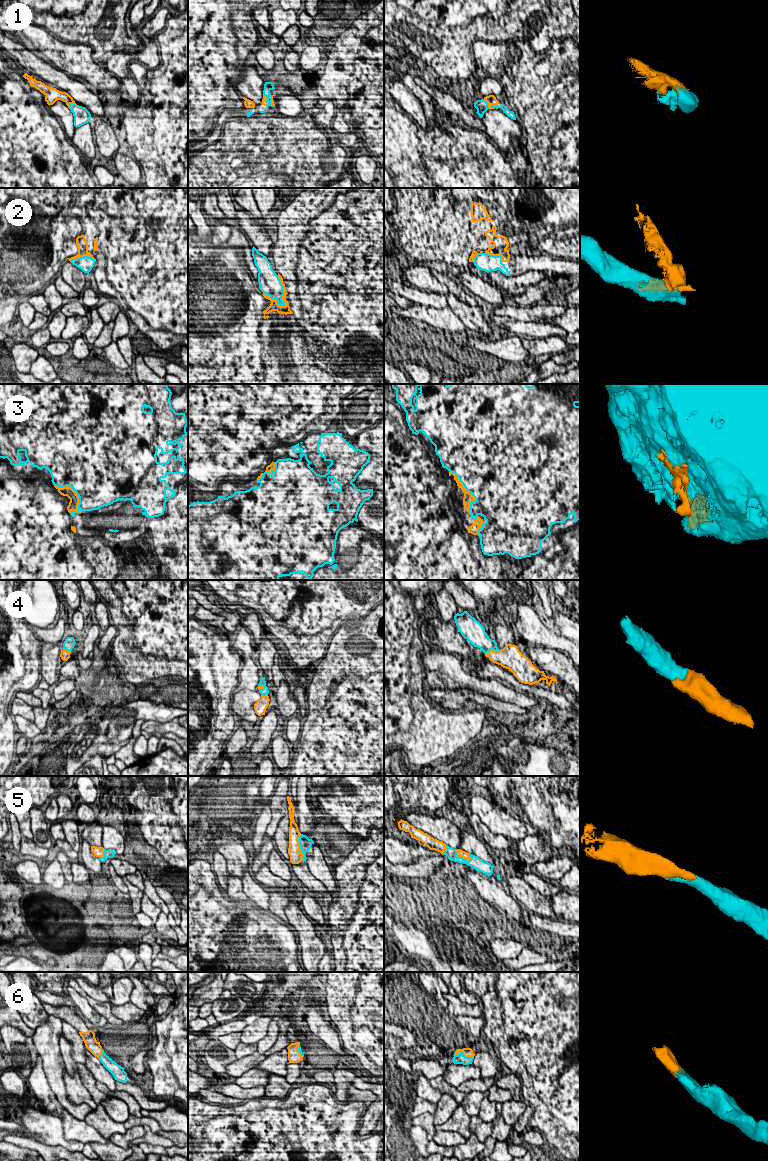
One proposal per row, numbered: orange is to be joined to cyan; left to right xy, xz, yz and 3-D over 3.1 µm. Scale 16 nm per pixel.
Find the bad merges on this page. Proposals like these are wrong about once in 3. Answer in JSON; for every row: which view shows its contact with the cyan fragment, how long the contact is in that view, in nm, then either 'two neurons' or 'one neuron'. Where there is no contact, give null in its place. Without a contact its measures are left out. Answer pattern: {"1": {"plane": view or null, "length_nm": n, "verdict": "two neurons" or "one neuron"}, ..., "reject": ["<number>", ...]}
{"1": {"plane": "xy", "length_nm": 180, "verdict": "one neuron"}, "2": {"plane": "xz", "length_nm": 500, "verdict": "two neurons"}, "3": {"plane": "xy", "length_nm": 650, "verdict": "one neuron"}, "4": {"plane": "yz", "length_nm": 240, "verdict": "one neuron"}, "5": {"plane": "xz", "length_nm": 440, "verdict": "one neuron"}, "6": {"plane": "yz", "length_nm": 340, "verdict": "one neuron"}, "reject": ["2"]}

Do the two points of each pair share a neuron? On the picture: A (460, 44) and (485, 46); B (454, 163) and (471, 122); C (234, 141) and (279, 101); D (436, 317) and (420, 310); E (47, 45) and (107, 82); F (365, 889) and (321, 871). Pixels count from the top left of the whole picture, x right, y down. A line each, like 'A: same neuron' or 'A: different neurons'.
A: different neurons
B: different neurons
C: different neurons
D: same neuron
E: same neuron
F: different neurons

